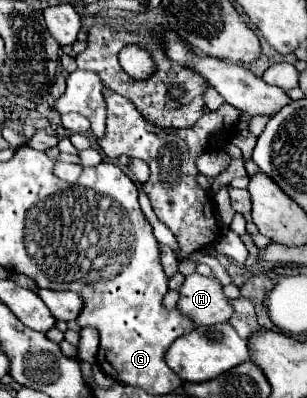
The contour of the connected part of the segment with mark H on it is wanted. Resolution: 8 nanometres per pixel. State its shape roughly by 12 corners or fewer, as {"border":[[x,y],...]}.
{"border":[[214,278],[184,280],[176,310],[194,326],[226,322],[234,312]]}

